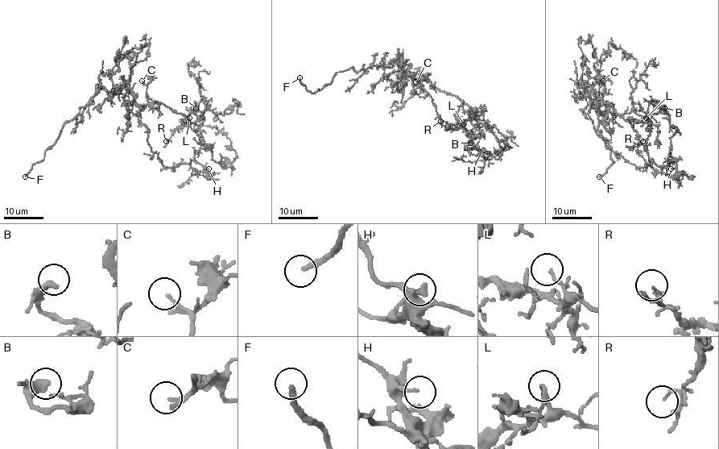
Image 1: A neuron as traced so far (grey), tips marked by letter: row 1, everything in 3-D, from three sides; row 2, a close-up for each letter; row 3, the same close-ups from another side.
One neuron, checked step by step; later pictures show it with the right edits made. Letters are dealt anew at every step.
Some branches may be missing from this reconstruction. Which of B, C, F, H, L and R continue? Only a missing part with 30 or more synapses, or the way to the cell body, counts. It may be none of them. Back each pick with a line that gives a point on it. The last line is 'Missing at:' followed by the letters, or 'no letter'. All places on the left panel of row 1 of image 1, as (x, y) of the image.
C: place (142, 81)
F: place (25, 176)
Missing at: C, F

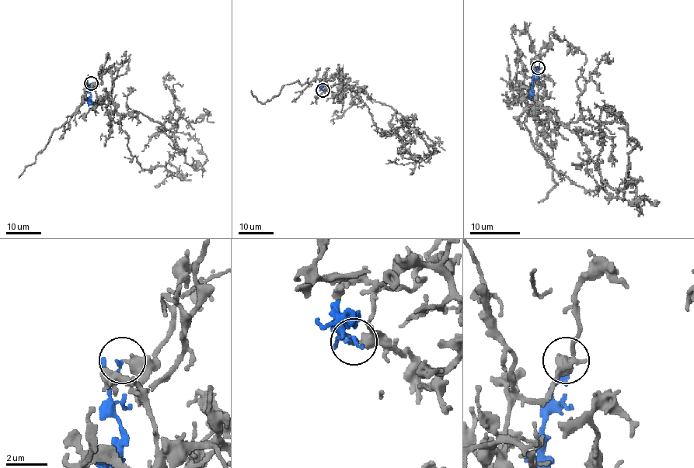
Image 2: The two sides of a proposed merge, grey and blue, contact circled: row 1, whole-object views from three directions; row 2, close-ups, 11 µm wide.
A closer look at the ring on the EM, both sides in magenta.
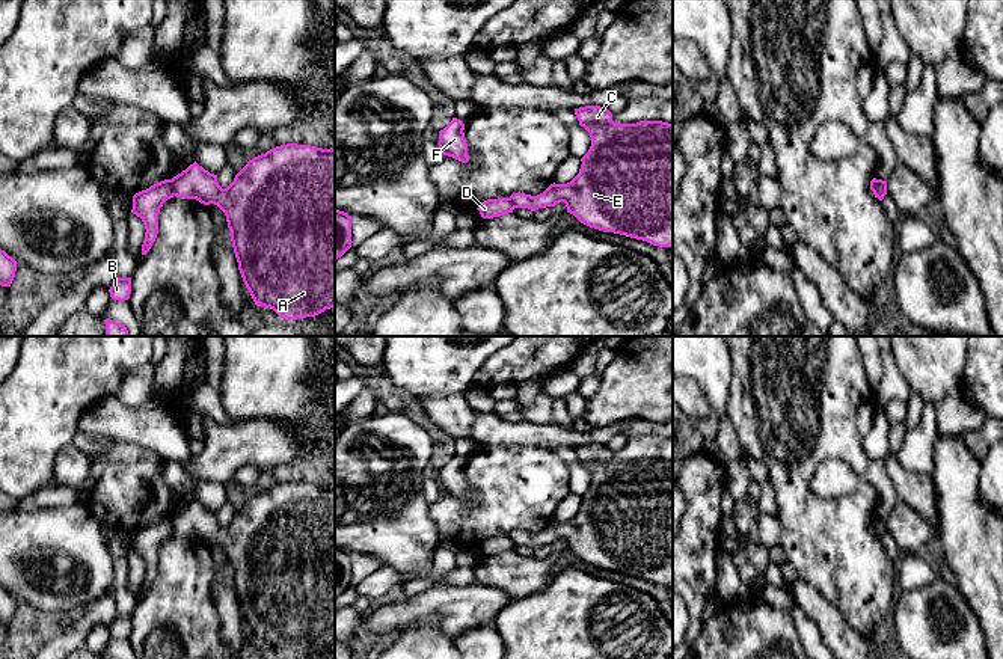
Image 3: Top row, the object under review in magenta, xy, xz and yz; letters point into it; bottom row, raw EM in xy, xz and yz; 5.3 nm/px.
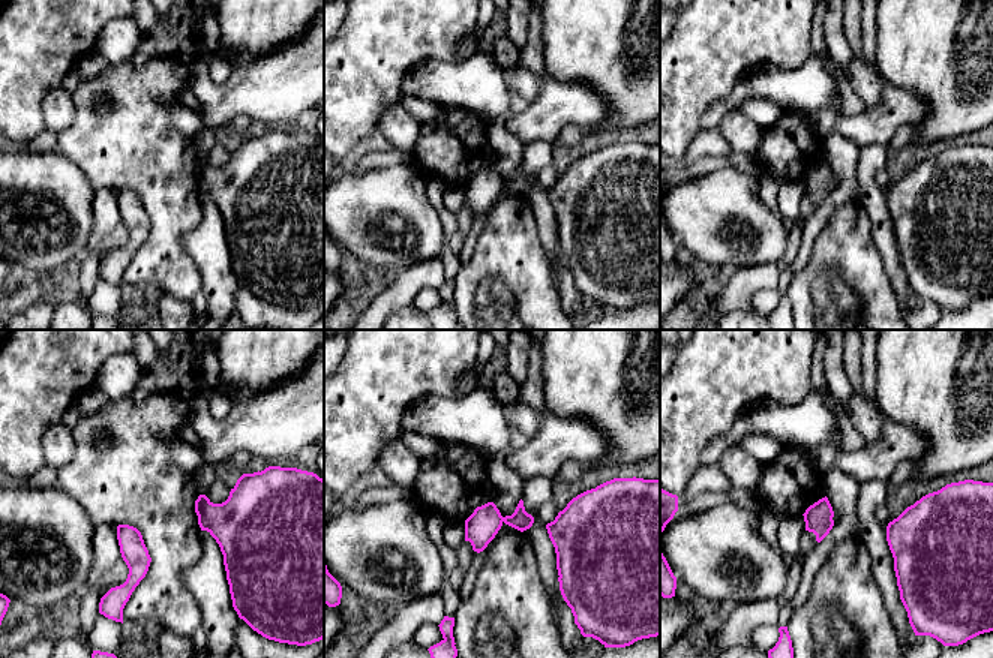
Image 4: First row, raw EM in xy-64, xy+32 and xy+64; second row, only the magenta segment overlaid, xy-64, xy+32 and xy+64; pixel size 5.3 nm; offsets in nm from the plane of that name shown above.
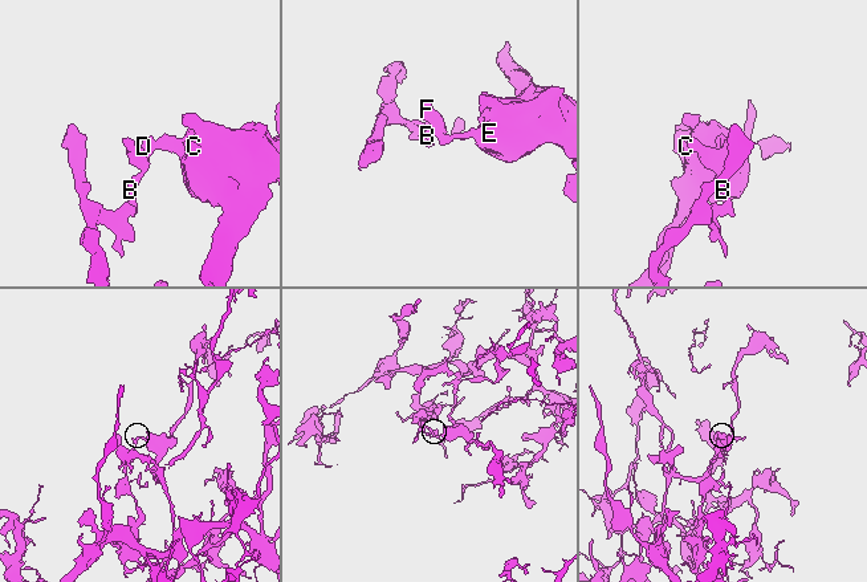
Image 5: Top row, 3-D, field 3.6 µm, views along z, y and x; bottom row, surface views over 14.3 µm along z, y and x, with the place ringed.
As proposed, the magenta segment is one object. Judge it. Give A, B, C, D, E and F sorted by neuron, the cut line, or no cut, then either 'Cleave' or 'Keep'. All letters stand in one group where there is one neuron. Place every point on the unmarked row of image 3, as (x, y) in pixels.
Groups: A C E / B D F. Split along xy (171, 518), (175, 533). Cleave

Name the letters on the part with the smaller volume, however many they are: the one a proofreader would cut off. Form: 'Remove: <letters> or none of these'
Remove: B, D, F

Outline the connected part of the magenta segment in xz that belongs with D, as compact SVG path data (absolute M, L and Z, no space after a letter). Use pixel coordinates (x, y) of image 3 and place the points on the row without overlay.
M510 535L487 537L477 546L483 556L493 556L513 550L514 543Z

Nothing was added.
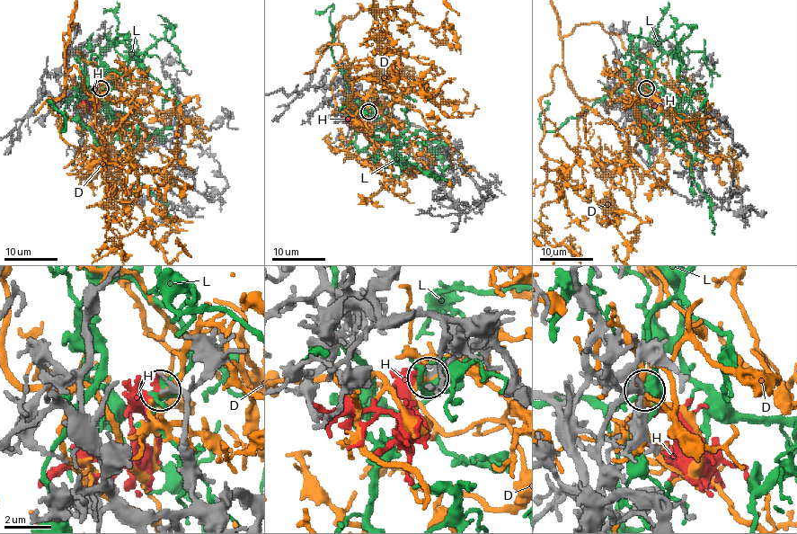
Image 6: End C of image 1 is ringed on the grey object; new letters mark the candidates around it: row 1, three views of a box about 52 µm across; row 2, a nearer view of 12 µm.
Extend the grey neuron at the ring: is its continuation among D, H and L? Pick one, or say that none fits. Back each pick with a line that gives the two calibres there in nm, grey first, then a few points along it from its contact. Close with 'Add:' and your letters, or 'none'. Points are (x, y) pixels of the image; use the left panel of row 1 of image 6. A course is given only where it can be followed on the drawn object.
H: calibres 220 and 280 nm; course (101, 88), (92, 104), (80, 104), (73, 111)
Add: H

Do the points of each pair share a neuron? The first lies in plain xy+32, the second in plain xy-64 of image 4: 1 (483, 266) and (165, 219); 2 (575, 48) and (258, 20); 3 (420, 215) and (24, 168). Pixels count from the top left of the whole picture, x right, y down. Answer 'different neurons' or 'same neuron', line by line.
1: same neuron
2: same neuron
3: same neuron

